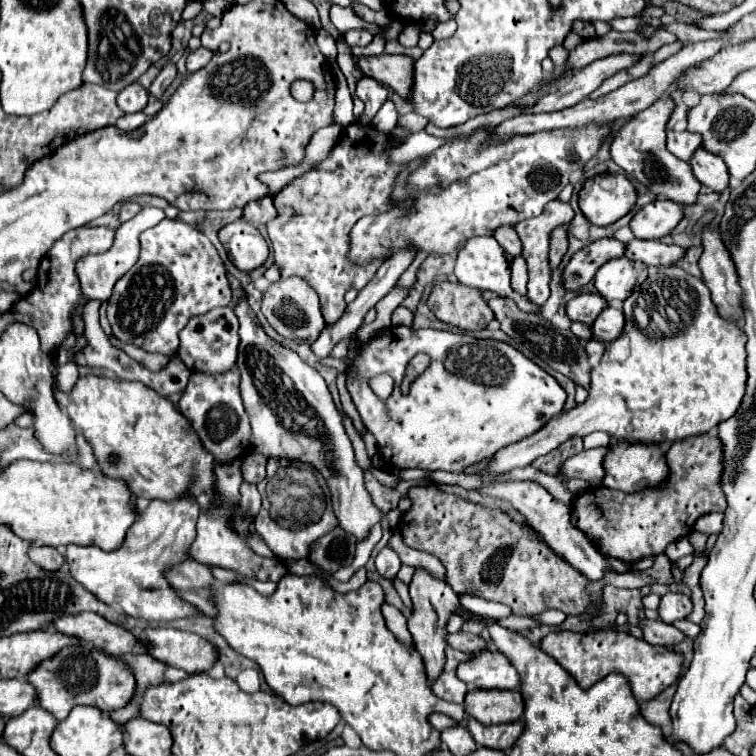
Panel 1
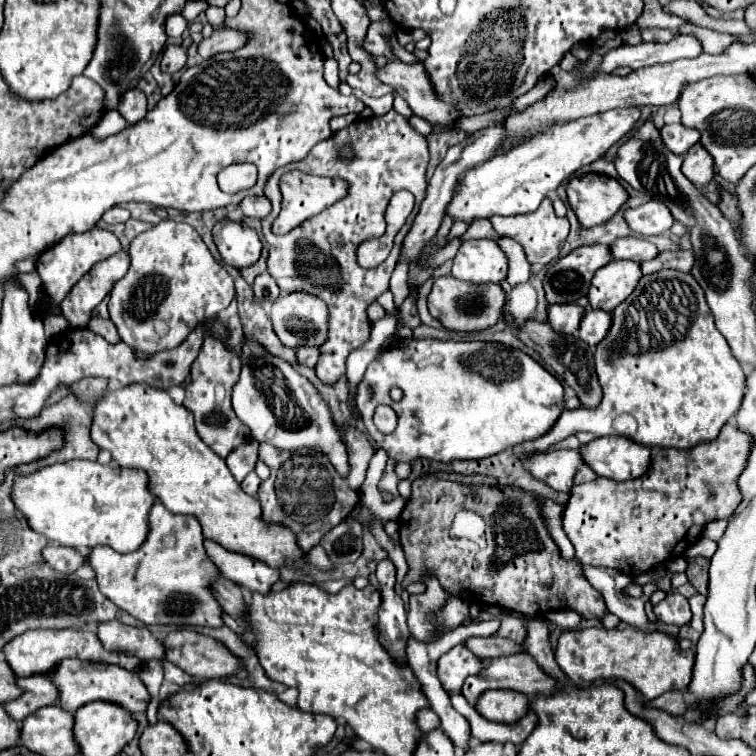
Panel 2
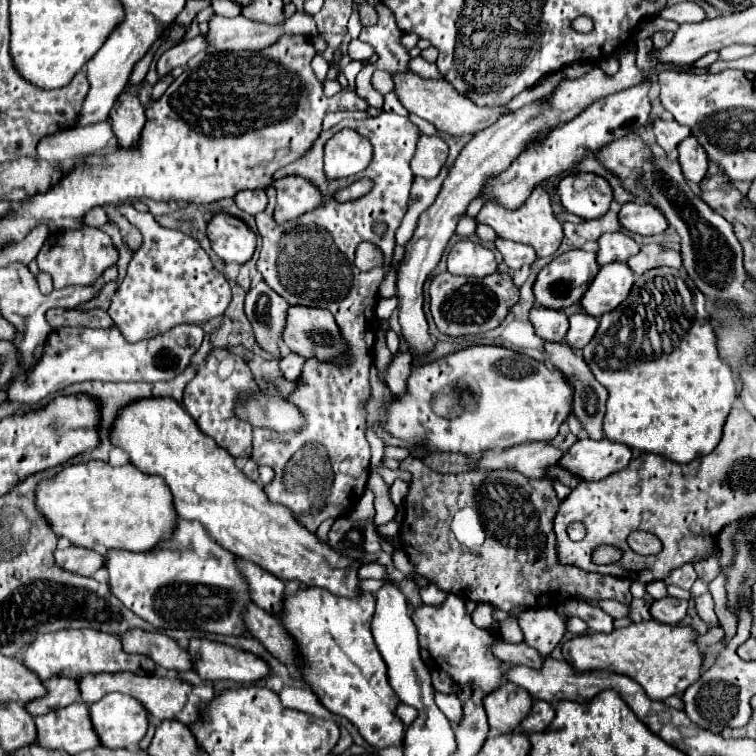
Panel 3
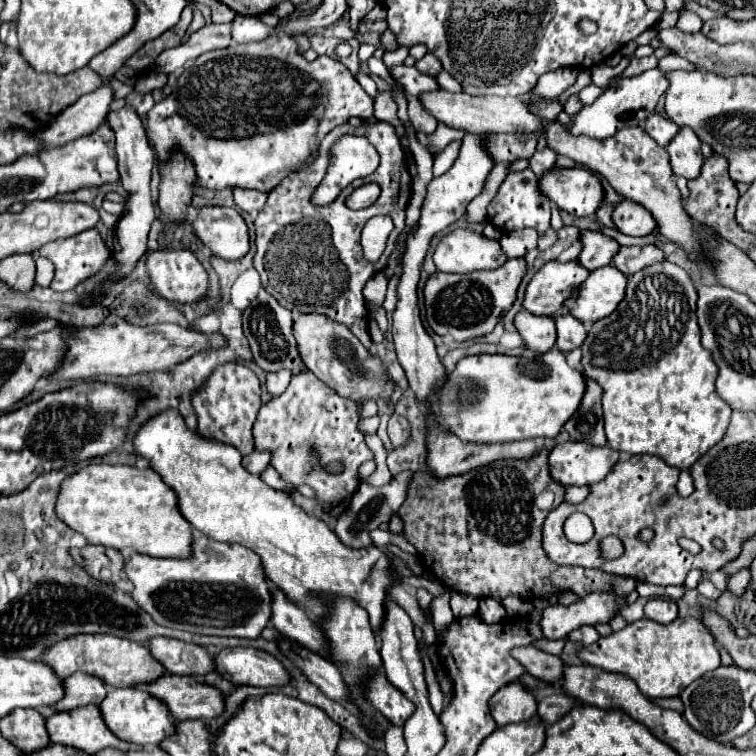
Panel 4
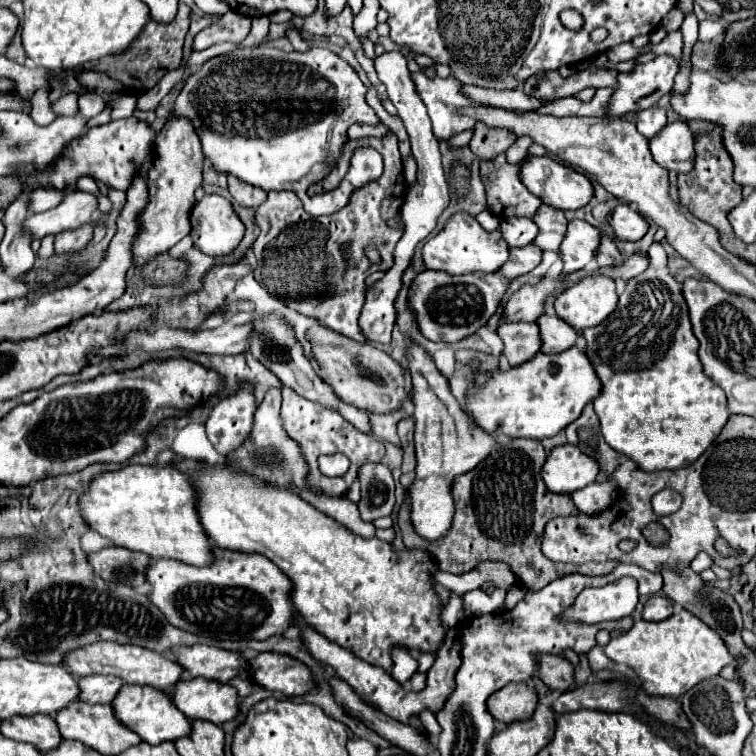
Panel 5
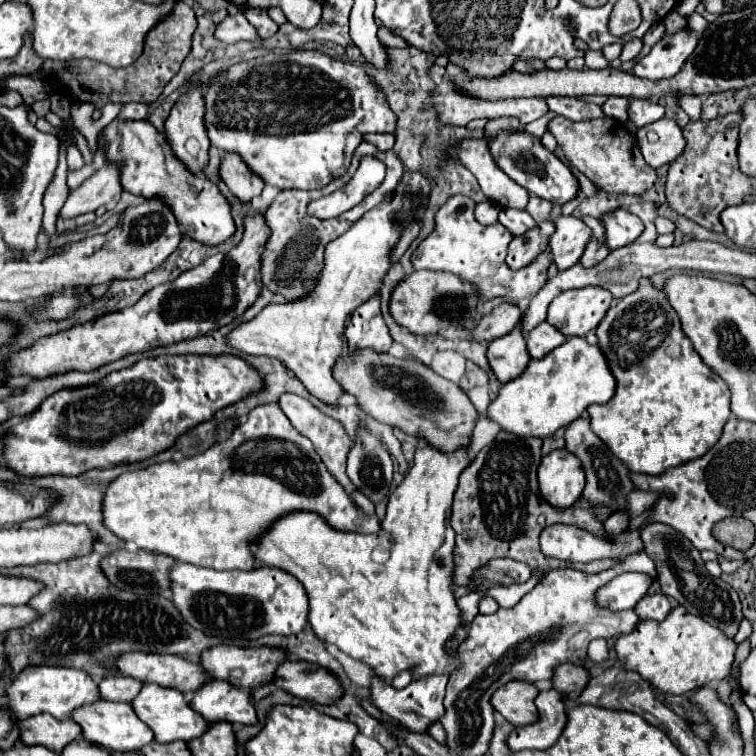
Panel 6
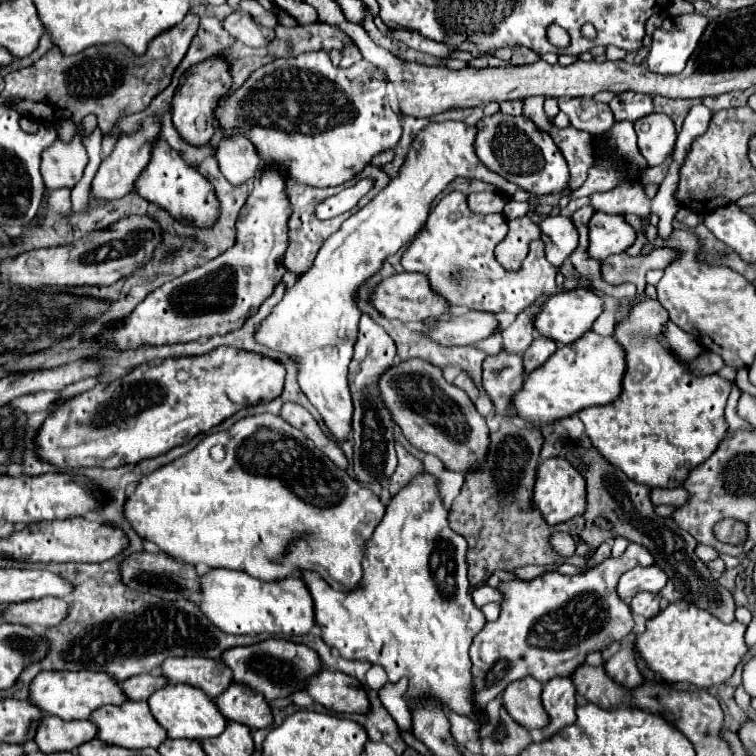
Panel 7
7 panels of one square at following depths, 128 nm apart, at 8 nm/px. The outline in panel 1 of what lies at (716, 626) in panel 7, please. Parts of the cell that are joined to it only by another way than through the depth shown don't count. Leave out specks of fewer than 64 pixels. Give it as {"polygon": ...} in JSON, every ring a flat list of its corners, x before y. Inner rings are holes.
{"polygon":[[560,630,550,632,540,648,550,654,582,688,590,688,600,678,604,678,610,672,620,672,628,678,632,694,638,702,646,702,656,698,662,690,666,690,670,684,680,680,680,674,684,670,684,656,666,648,666,646,652,646,646,644,646,640,640,640,628,632,622,630,594,630,594,632,572,632,572,630]]}

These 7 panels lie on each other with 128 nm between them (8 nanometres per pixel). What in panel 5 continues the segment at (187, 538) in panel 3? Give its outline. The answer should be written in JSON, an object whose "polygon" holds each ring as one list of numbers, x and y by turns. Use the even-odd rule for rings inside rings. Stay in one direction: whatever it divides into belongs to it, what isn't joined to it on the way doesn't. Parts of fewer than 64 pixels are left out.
{"polygon":[[216,548,216,562,206,568,190,566,178,560,156,560,152,568,148,568,148,582,152,584,150,600,168,616,176,628,184,628,192,634,208,636,224,640,266,640,272,634,280,636,296,622,296,610,292,606,292,580,284,576,280,568,276,568,268,558,260,554,242,554,234,550,220,550]]}

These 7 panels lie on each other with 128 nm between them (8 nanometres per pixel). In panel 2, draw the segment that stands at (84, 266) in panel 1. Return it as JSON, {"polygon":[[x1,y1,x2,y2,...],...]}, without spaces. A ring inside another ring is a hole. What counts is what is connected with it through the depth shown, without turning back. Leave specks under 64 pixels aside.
{"polygon":[[118,252,108,260,96,264,94,272,84,276,62,300,60,308,66,312,69,328,86,328,92,310,104,300,112,286,128,272,128,252]]}

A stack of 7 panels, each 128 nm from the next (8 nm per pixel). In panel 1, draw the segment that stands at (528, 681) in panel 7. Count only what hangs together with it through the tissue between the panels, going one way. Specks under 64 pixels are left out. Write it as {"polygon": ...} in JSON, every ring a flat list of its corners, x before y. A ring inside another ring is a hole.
{"polygon":[[472,690,466,694,464,710,482,724,516,722,524,714,524,700,518,690]]}

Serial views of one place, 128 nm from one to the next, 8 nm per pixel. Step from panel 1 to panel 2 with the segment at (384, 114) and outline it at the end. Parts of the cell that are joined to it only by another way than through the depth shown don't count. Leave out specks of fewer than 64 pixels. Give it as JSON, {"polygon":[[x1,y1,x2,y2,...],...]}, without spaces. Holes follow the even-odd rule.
{"polygon":[[352,90,352,94,356,98,360,98,374,112,374,116,382,116,382,114,386,114,386,112,392,110,392,94,386,94,382,98,368,98,360,90]]}

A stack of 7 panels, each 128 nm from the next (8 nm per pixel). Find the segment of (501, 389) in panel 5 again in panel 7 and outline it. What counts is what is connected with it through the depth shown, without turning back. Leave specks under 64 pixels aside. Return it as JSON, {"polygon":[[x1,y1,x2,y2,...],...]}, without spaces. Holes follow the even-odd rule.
{"polygon":[[588,330,576,342,560,346,544,366,526,376,524,388,512,398,514,412,520,418,542,424,570,416,586,406,608,404,620,396,624,372,626,354,616,338,600,336,594,330]]}

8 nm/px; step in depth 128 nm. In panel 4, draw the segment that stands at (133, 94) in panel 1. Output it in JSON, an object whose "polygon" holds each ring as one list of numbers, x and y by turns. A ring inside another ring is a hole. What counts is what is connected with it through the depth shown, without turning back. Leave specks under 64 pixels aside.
{"polygon":[[124,106,118,112,110,112,108,114,108,122,112,126,112,130,116,132,116,152,118,152,118,168,120,168,120,182,124,186,124,190,128,192,128,200,124,206,124,214,120,216,116,228,114,228,114,258,118,262,118,270,110,276,110,280,120,280,126,278,134,272,138,260,142,258,142,254,146,252,146,240,148,240,148,232,150,226,156,218,154,212,154,202,152,202,152,194,150,194,150,178,152,178,152,168,154,168,154,154,150,150,150,142,146,136,146,128,142,124,142,120,138,118,138,114,130,108]]}

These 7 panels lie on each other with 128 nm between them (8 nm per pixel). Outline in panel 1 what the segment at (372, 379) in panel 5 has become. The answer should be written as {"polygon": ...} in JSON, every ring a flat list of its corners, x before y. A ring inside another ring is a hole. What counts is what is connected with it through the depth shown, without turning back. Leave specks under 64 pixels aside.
{"polygon":[[292,276,288,280,278,280,276,284,268,286,262,300,262,314,266,316,270,326,286,340,314,342,326,326,320,312,320,300,316,296,316,290,310,288,308,282,300,280,298,276]]}

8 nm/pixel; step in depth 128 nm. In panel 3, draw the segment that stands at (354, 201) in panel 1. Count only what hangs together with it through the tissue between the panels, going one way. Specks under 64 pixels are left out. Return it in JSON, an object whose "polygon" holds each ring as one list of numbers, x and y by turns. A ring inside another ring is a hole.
{"polygon":[[382,112,368,120,342,120,330,130,324,130,314,146,304,158,280,168,274,178,302,176,312,184,320,186,322,202,312,212,304,216,278,224,274,220,276,190,268,188,268,206,264,212,256,214,256,226,262,236,262,250,258,258,258,272,264,282,282,296,290,306,308,306,330,310,340,326,342,336,350,344,352,365,336,366,329,362,308,360,302,374,296,380,296,390,288,394,292,402,304,416,304,428,288,438,270,440,264,428,254,428,254,448,252,460,274,468,276,478,272,484,264,486,268,498,276,504,292,508,298,522,308,530,316,530,326,518,342,516,350,506,354,506,368,484,368,464,370,446,364,438,366,406,370,400,370,366,374,362,372,350,378,332,378,318,374,314,378,286,384,278,382,268,372,268,362,272,354,264,354,252,358,244,370,242,382,250,384,262,392,258,394,252,394,232,398,230,406,210,410,186,414,182,410,160,416,148,418,128,404,116],[342,128,352,128,372,142,374,158,363,175,370,177,374,188,370,192,370,202,336,202,334,194,352,184,352,178,328,182,322,170,322,150,326,140],[374,222,386,222,388,230,384,238,372,234],[292,240,292,244,288,244],[320,446,320,448,318,448],[306,498,306,500,304,500]]}

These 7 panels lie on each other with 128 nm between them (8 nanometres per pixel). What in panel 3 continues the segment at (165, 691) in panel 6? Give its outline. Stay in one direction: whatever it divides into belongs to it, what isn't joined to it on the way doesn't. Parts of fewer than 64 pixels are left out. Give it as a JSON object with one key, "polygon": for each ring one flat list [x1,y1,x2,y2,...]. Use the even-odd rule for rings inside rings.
{"polygon":[[112,692,90,706,90,718,104,746,130,748,146,736,150,714,140,700]]}

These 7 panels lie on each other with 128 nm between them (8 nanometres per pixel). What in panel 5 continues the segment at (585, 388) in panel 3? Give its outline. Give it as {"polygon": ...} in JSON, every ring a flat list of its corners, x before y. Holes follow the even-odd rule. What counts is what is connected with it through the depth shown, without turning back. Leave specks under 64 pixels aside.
{"polygon":[[588,404,582,412,582,416,568,424,566,428,566,436,568,436,568,444,580,448,584,454,588,454,590,458,594,458,600,466,600,480,610,482,612,480,612,472,618,468,620,464,620,454,616,454,606,440,600,436,600,428,598,428,598,416,592,410,592,404]]}

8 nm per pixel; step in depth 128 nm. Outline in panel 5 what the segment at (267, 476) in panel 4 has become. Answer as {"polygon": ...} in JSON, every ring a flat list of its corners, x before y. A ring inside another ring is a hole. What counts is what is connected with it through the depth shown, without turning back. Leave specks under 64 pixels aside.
{"polygon":[[298,492,304,500,308,500,310,504,314,504,318,510,326,512,328,516,332,516,334,520,338,520,342,526,350,528,352,532,364,536,364,538,372,538,374,536,374,524,364,522,360,518,360,512,356,508,356,504,352,504,346,498,332,498,332,496,314,496,310,492]]}

